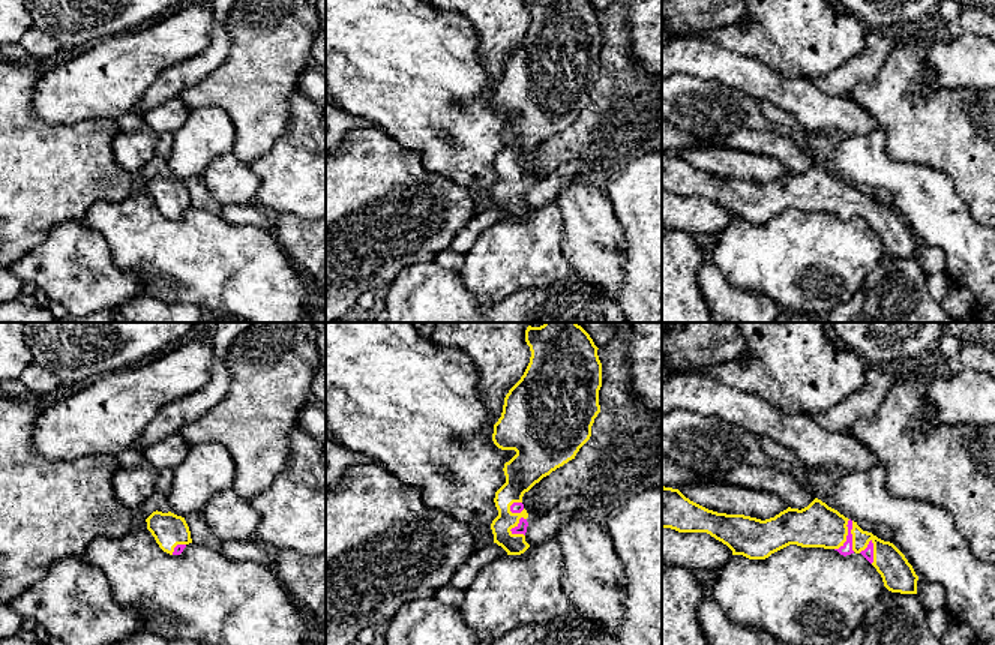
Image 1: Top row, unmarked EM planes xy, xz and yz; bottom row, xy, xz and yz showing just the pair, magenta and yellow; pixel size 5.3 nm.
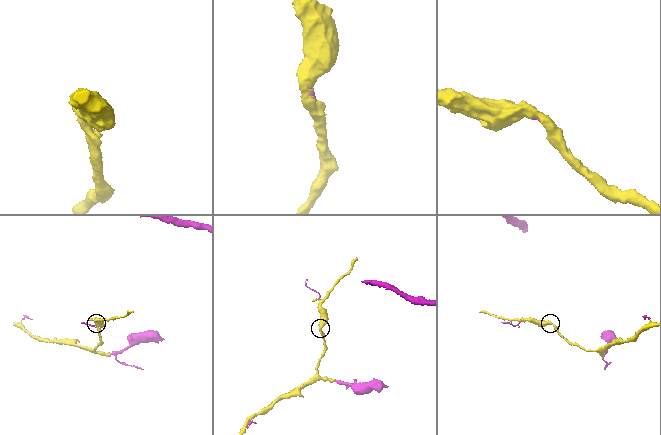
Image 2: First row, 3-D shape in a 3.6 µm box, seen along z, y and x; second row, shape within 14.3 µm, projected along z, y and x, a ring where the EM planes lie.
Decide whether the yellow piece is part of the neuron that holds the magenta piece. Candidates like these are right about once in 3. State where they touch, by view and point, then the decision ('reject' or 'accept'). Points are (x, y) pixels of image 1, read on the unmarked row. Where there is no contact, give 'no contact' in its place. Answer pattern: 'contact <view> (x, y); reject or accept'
contact yz (847, 200); accept

